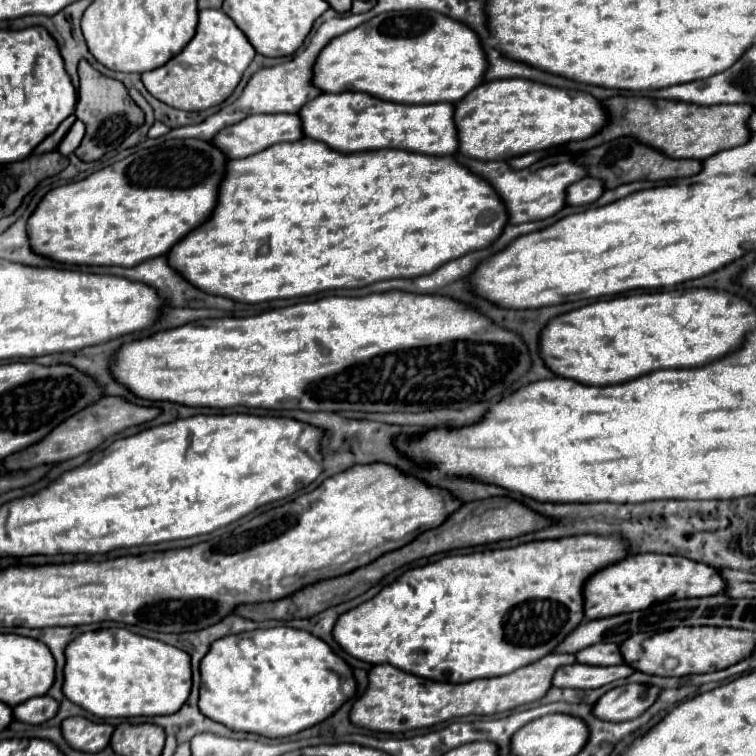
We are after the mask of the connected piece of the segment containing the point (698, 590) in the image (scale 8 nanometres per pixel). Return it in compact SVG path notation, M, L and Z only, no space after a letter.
M631 554L625 560L599 570L587 580L583 590L585 617L588 620L597 620L597 618L649 608L665 600L715 596L725 592L725 588L727 588L727 580L721 576L719 570L707 564L691 562L689 558L667 556L667 554Z

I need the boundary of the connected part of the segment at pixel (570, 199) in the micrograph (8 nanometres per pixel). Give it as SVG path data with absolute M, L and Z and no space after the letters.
M583 178L575 184L571 184L567 188L567 194L565 194L565 202L569 206L585 206L585 204L591 204L595 202L601 194L603 194L603 184L601 180L593 180L593 178Z

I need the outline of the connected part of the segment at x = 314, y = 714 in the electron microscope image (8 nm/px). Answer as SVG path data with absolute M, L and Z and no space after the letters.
M289 626L253 630L215 640L213 648L201 660L199 708L205 716L225 724L231 730L253 732L267 738L283 738L311 728L333 716L357 692L353 668L337 656L327 642Z

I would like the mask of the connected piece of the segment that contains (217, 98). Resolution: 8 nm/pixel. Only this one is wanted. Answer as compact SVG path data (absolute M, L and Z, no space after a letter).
M201 10L197 34L193 36L193 40L165 66L145 72L143 84L157 100L173 108L207 110L221 104L233 94L243 76L243 70L249 66L253 56L255 48L225 12Z

